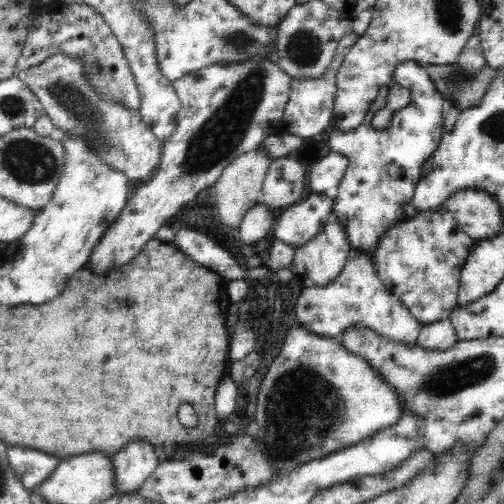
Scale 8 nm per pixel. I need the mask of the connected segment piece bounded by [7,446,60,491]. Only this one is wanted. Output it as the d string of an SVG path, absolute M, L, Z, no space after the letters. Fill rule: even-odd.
M18 446L8 450L7 459L16 477L29 491L42 484L60 461L56 456L36 452L30 448L20 450Z

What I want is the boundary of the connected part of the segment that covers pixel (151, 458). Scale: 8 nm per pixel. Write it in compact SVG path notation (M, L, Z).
M146 440L128 442L112 455L112 460L114 484L120 493L138 490L158 466L154 445Z

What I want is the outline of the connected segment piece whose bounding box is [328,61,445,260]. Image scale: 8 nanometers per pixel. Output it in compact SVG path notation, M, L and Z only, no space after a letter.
M414 61L400 62L390 81L408 88L411 100L406 107L394 112L387 128L372 127L372 118L385 104L388 94L389 86L384 85L380 86L376 100L371 102L368 114L356 130L344 132L334 125L328 140L330 151L348 158L346 172L332 192L333 213L345 225L352 253L362 252L369 260L374 260L378 242L386 231L407 218L403 206L413 199L416 184L422 177L422 165L432 158L445 134L445 102L425 67Z

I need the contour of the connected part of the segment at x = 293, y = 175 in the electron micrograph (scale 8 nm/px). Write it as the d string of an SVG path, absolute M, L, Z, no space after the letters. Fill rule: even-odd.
M294 157L272 159L261 188L261 201L275 211L302 202L306 169Z

